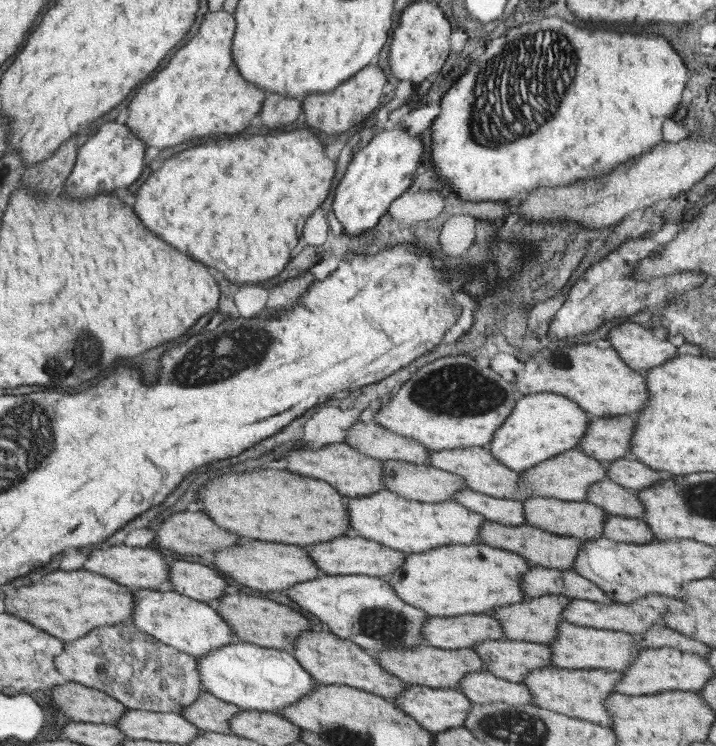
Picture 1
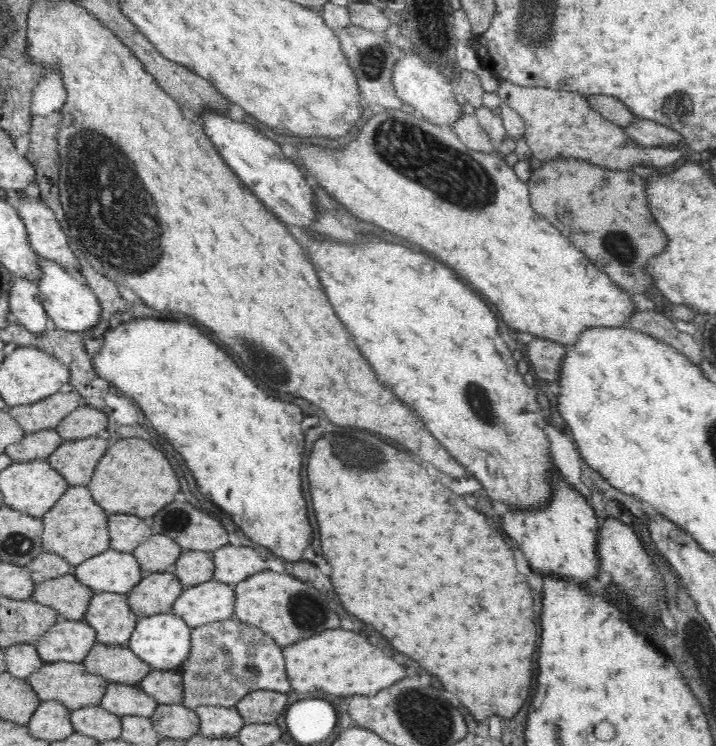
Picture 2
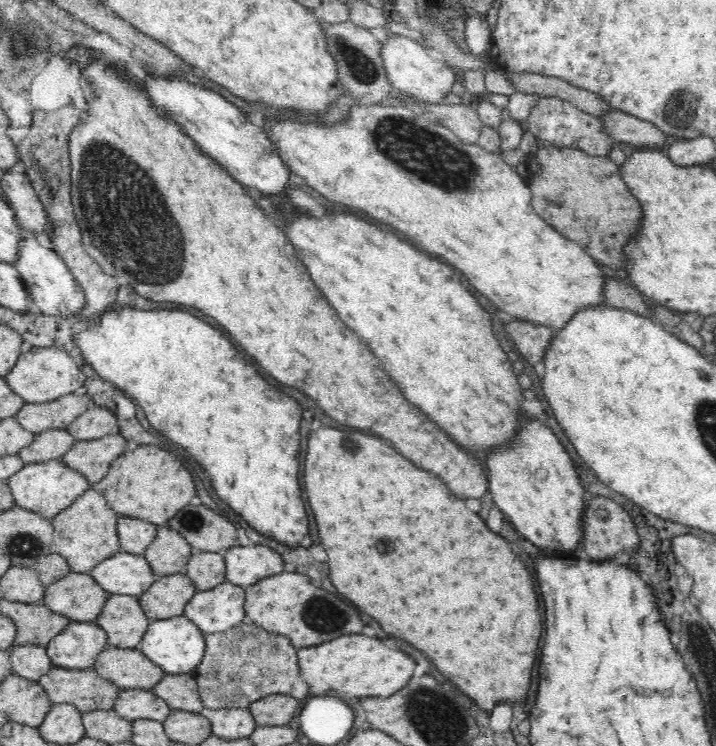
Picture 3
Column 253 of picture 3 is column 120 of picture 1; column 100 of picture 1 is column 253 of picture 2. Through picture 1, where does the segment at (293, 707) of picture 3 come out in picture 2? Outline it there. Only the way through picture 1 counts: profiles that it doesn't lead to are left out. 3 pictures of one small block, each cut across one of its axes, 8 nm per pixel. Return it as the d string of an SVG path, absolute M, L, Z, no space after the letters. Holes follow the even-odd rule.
M254 690L242 696L234 707L245 724L275 724L288 708L288 697L272 690Z

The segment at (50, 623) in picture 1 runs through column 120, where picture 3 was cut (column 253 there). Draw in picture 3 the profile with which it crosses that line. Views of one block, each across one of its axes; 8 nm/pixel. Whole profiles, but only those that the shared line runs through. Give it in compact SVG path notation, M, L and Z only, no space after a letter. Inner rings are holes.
M280 572L244 588L243 609L249 622L288 637L297 650L318 646L318 642L330 642L330 638L338 638L342 634L362 634L364 628L354 606L342 602L332 592L316 588L304 574L292 572Z

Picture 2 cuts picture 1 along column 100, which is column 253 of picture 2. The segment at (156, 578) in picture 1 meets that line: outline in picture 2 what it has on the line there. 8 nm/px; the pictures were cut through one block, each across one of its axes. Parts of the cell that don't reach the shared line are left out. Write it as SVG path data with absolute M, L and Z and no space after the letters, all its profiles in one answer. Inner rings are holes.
M228 544L211 553L214 559L214 580L231 586L250 578L250 575L268 570L266 561L247 546L236 547Z

